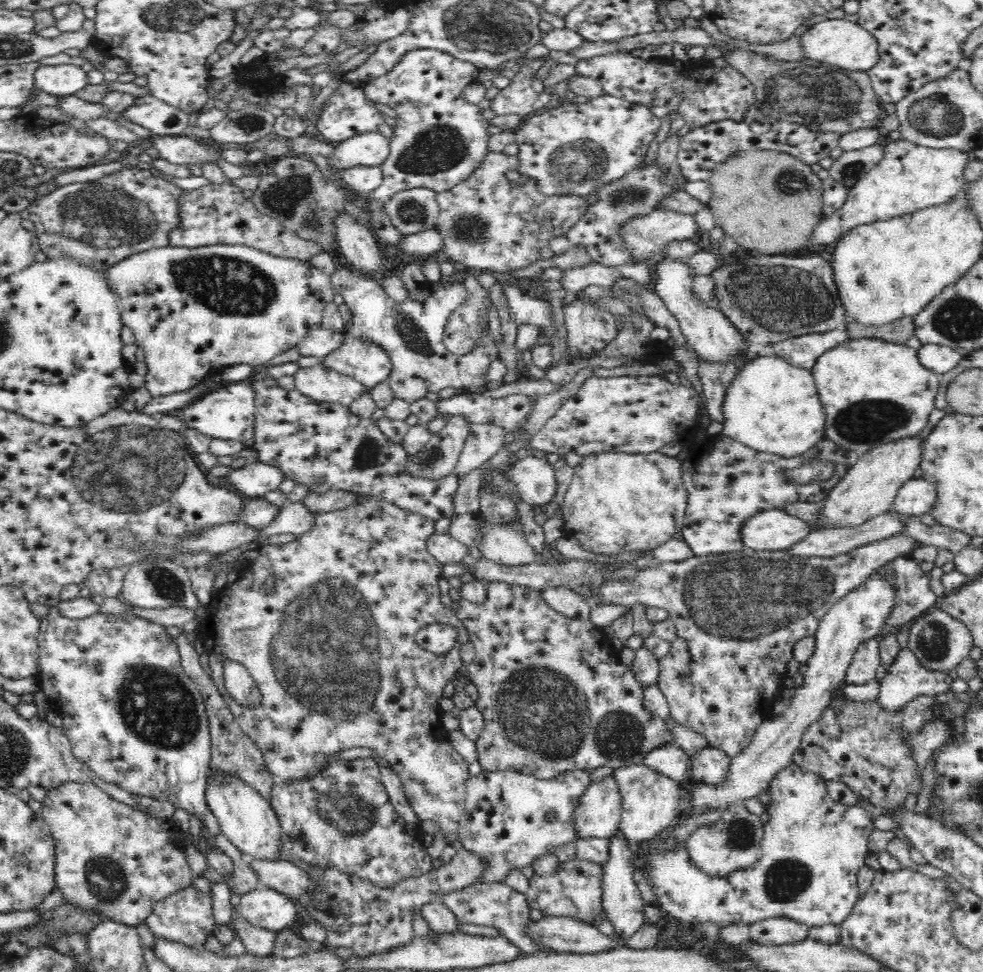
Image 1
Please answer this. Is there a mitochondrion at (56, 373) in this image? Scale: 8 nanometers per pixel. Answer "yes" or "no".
no

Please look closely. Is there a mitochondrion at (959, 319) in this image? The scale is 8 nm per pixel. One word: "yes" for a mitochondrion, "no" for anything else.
yes

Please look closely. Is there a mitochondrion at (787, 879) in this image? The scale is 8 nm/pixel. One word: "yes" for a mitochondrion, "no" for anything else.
yes

